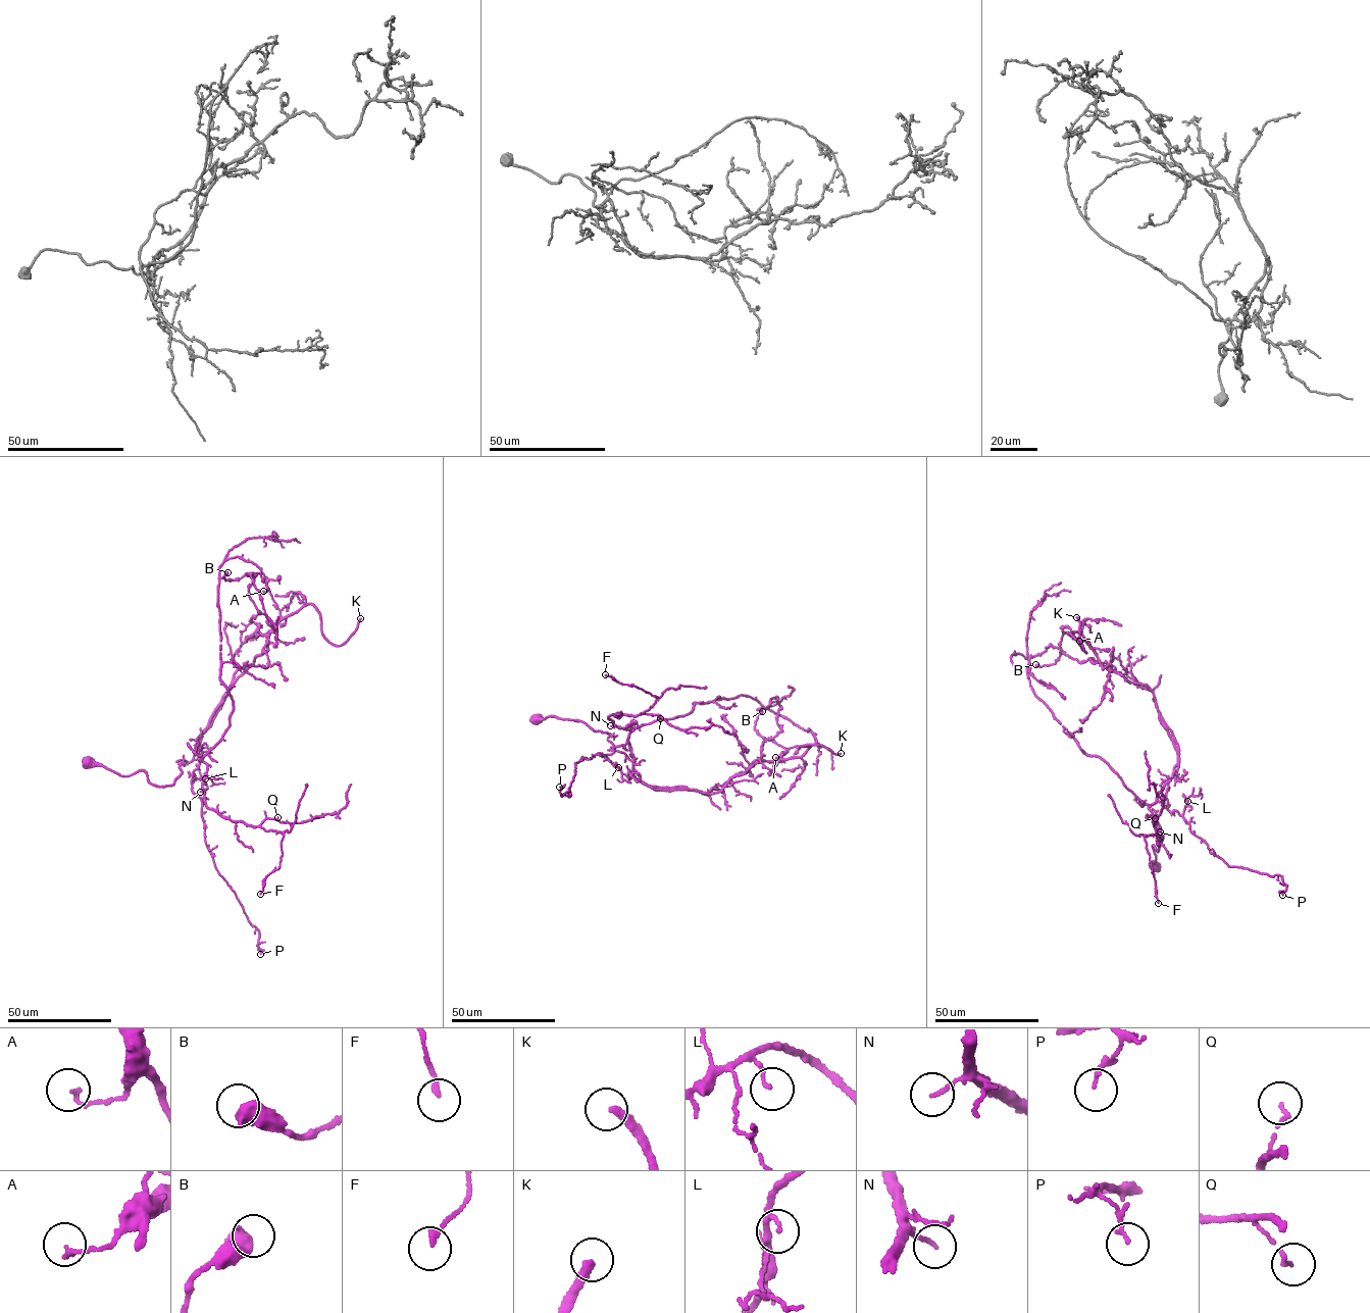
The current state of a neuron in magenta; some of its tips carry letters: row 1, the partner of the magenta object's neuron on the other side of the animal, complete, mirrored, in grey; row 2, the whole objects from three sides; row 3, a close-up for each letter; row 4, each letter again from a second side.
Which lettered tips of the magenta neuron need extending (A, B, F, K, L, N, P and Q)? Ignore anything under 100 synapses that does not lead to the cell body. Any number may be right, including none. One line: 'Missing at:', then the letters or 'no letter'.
Missing at: K

